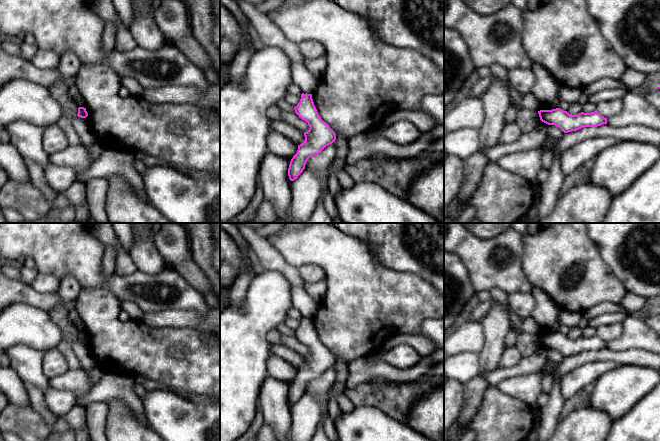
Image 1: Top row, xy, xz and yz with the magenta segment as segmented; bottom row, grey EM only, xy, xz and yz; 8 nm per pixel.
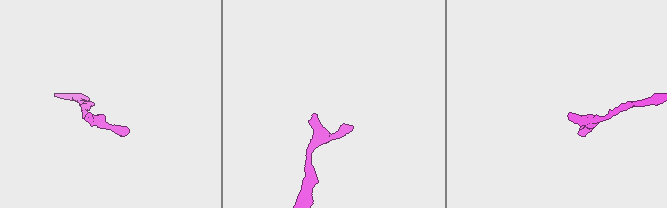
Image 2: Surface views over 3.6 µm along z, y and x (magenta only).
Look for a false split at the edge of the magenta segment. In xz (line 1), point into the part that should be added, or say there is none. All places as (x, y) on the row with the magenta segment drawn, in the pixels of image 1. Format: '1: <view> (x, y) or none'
1: none

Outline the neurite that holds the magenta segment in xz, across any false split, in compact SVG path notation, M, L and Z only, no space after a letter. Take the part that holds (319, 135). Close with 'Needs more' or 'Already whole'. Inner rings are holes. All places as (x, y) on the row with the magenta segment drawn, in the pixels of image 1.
M302 93L300 102L294 107L294 110L299 118L308 123L310 128L307 132L304 132L305 141L302 144L298 145L297 153L290 161L288 176L291 181L297 179L298 176L303 172L305 165L310 157L319 154L326 146L332 144L336 140L335 132L319 116L312 99L312 94Z. Already whole

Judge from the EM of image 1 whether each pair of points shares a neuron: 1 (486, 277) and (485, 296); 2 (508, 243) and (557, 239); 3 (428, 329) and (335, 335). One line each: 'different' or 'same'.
1: different
2: different
3: different

